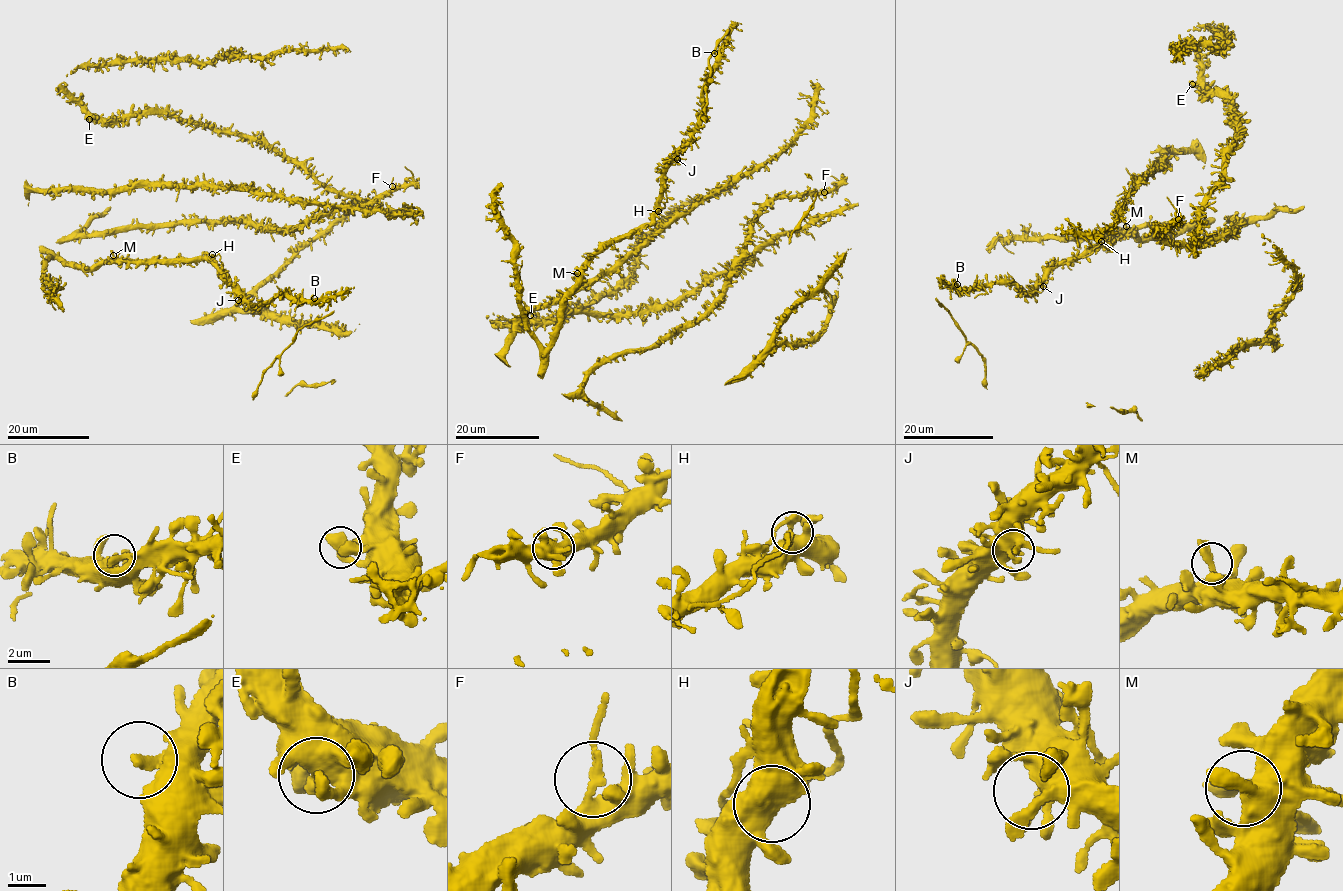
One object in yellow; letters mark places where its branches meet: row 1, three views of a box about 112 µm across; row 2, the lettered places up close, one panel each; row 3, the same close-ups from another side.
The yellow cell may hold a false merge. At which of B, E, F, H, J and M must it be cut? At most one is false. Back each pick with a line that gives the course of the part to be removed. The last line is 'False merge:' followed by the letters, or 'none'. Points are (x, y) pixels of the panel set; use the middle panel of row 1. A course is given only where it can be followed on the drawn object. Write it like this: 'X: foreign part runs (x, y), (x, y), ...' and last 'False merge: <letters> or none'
H: foreign part runs (658, 211), (664, 207), (665, 191)
False merge: H

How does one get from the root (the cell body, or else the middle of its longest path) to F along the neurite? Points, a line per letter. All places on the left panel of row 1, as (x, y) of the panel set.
F: (267, 226), (292, 228), (338, 207), (376, 202), (392, 186)

